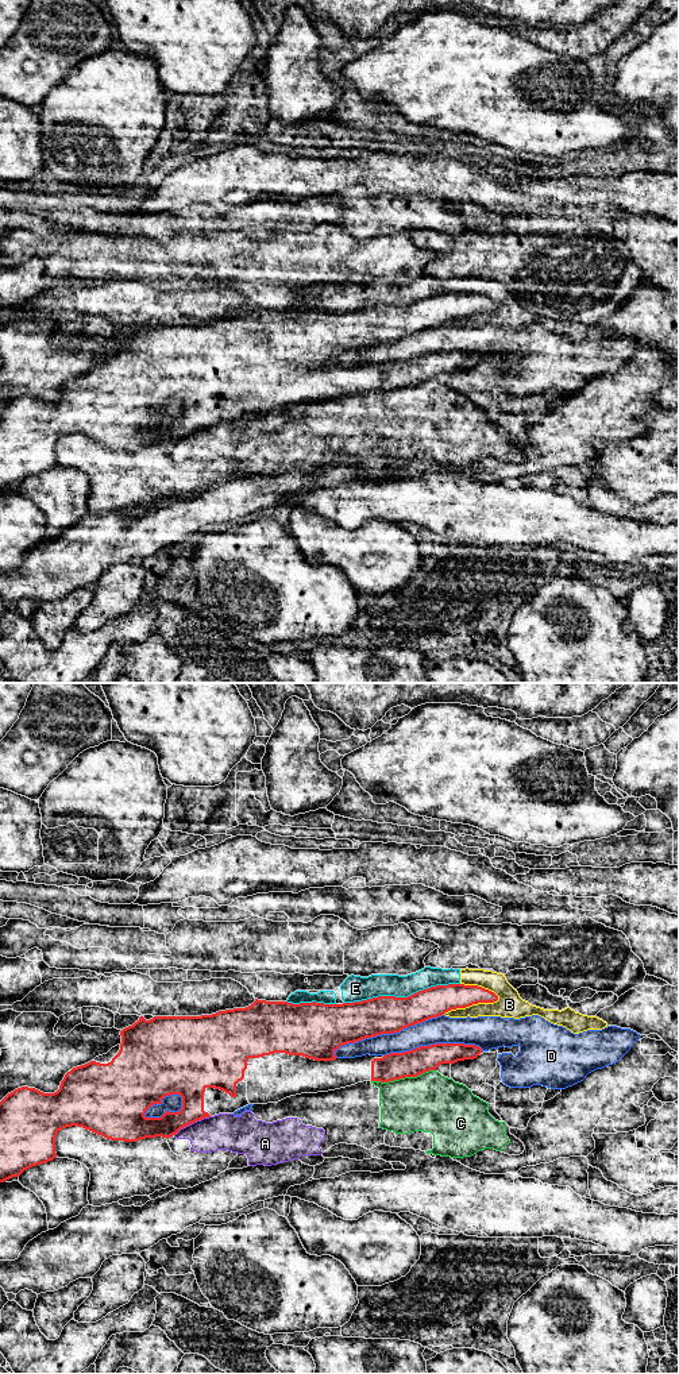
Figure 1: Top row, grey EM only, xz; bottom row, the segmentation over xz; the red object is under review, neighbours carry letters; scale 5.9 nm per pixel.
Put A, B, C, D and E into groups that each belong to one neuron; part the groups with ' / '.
A C / B E / D

